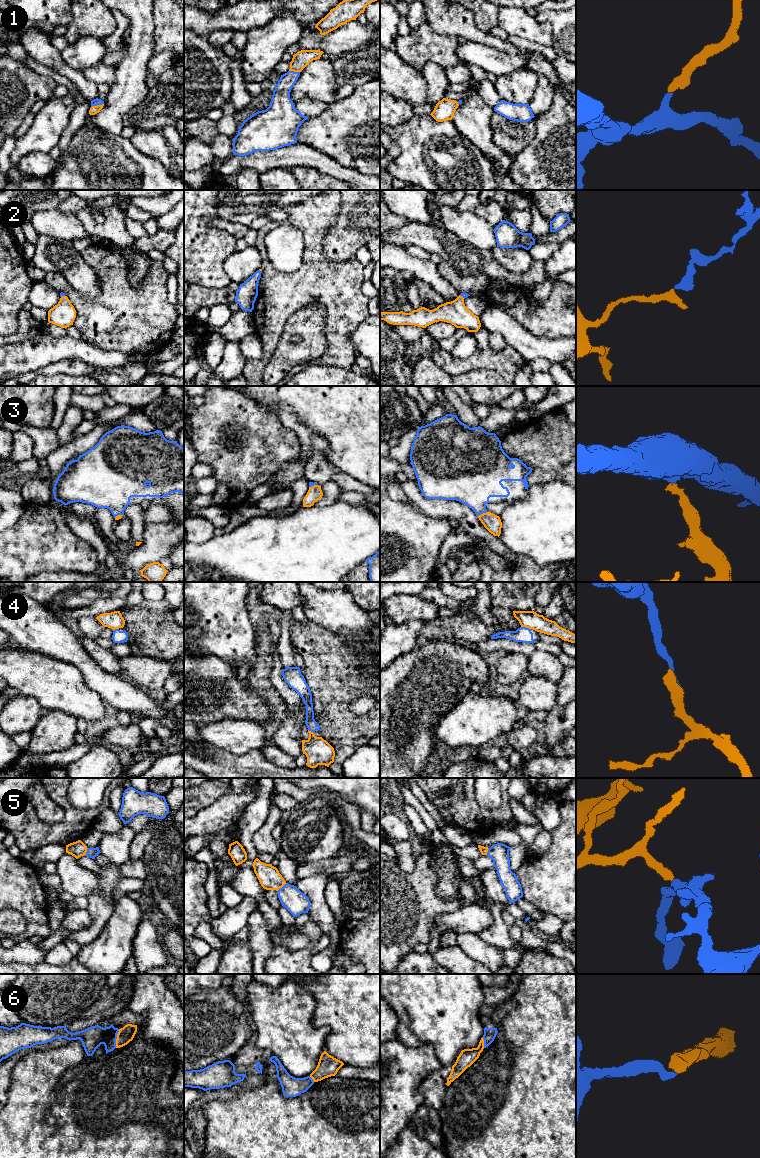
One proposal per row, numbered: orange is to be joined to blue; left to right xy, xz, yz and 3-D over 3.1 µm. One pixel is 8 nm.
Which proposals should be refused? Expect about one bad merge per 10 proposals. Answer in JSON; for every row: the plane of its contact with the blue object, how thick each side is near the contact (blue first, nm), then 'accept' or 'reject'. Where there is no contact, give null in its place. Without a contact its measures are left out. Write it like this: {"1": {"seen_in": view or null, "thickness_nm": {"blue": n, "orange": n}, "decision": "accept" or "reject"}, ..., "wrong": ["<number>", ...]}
{"1": {"seen_in": "xy", "thickness_nm": {"blue": 60, "orange": 70}, "decision": "accept"}, "2": {"seen_in": "yz", "thickness_nm": {"blue": 50, "orange": 190}, "decision": "accept"}, "3": {"seen_in": "yz", "thickness_nm": {"blue": 340, "orange": 140}, "decision": "accept"}, "4": {"seen_in": "yz", "thickness_nm": {"blue": 120, "orange": 140}, "decision": "reject"}, "5": {"seen_in": "xz", "thickness_nm": {"blue": 180, "orange": 180}, "decision": "accept"}, "6": {"seen_in": "xy", "thickness_nm": {"blue": 170, "orange": 130}, "decision": "accept"}, "wrong": ["4"]}

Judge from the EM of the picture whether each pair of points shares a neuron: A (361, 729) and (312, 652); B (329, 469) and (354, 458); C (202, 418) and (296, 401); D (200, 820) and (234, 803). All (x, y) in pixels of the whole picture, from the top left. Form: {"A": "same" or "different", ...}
{"A": "same", "B": "different", "C": "different", "D": "same"}

